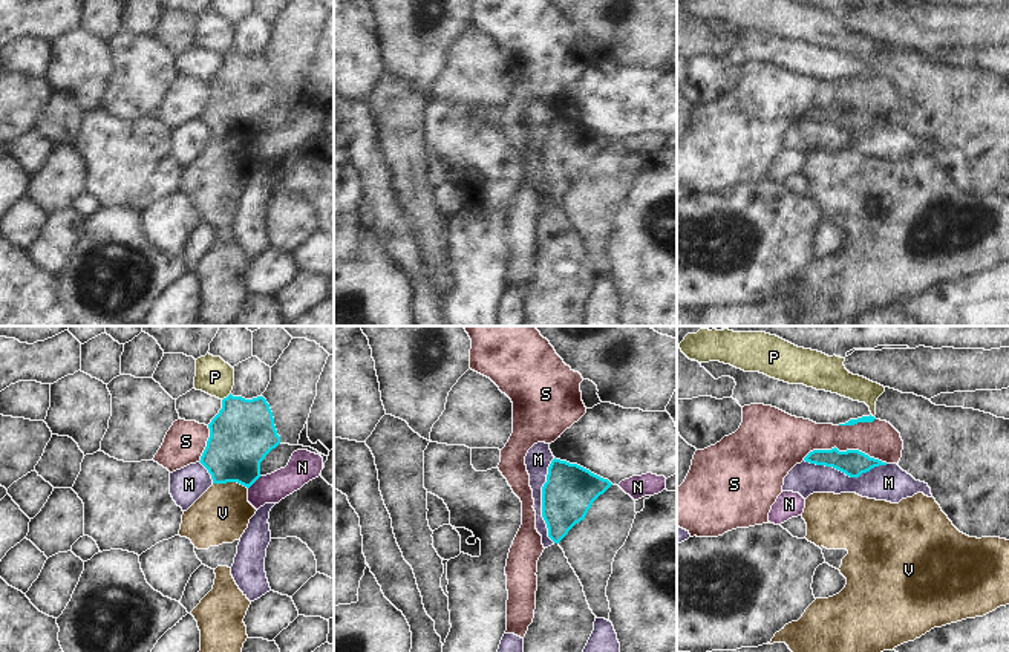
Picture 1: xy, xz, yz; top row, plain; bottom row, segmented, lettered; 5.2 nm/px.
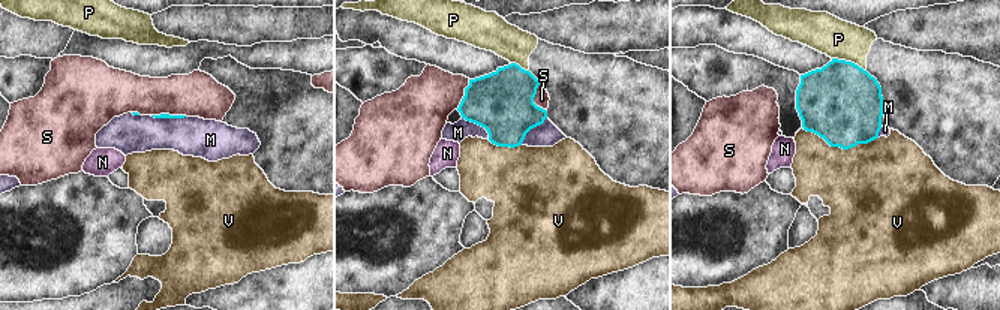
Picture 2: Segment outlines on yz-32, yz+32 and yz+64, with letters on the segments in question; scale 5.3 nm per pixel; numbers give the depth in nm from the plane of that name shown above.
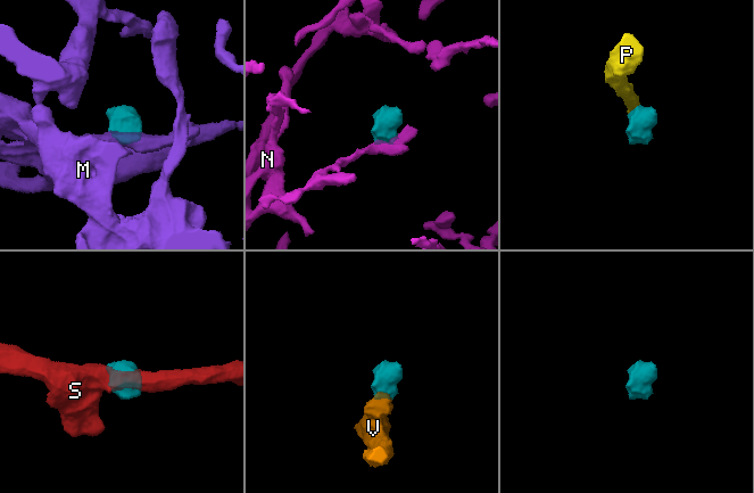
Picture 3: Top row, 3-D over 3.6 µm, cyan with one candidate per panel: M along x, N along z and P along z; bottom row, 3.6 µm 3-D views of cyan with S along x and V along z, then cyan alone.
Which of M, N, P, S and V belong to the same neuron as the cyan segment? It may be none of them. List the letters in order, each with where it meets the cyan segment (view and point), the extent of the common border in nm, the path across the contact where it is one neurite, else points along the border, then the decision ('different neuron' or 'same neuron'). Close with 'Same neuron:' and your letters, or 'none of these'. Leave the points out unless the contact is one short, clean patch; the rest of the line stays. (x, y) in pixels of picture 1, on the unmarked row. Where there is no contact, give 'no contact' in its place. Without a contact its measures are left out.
M: contact xz (542, 158); length 440 nm; different neuron
N: contact xy (254, 138); length 100 nm; border xy (261, 133), (248, 146); different neuron
P: contact xy (227, 54); length 60 nm; border xy (230, 49), (222, 57); different neuron
S: contact yz (847, 107); length 440 nm; different neuron
V: contact xy (230, 138); length 190 nm; border xy (213, 140), (239, 140), (247, 146); different neuron
Same neuron: none of these

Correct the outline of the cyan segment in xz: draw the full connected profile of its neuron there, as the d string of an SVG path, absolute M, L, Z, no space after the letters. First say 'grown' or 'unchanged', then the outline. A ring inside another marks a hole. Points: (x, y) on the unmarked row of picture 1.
unchanged; M553 116L542 144L542 174L548 194L559 200L568 188L585 176L593 159L612 141L589 127Z

